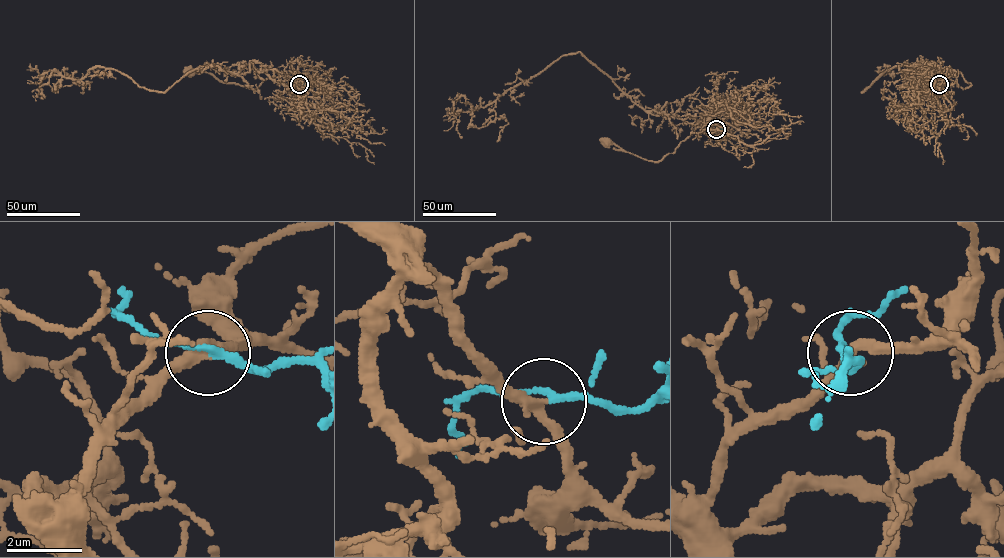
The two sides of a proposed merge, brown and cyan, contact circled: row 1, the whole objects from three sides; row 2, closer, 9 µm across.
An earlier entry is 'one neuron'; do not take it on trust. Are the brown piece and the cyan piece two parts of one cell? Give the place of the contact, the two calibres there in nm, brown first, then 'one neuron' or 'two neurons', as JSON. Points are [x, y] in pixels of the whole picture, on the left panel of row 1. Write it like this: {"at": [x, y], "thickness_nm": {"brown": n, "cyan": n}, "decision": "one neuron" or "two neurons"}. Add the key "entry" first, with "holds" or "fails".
{"entry": "holds", "at": [299, 84], "thickness_nm": {"brown": 280, "cyan": 160}, "decision": "one neuron"}

